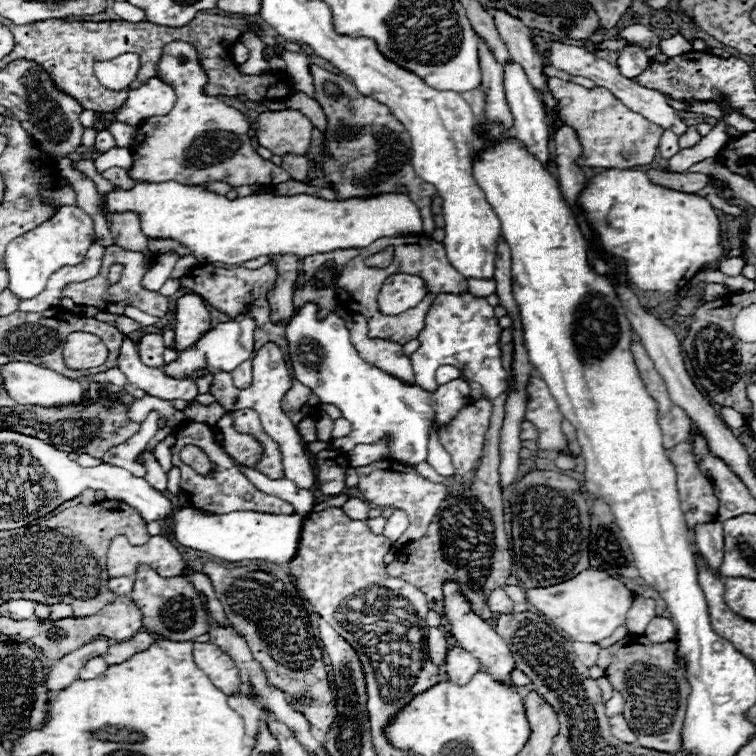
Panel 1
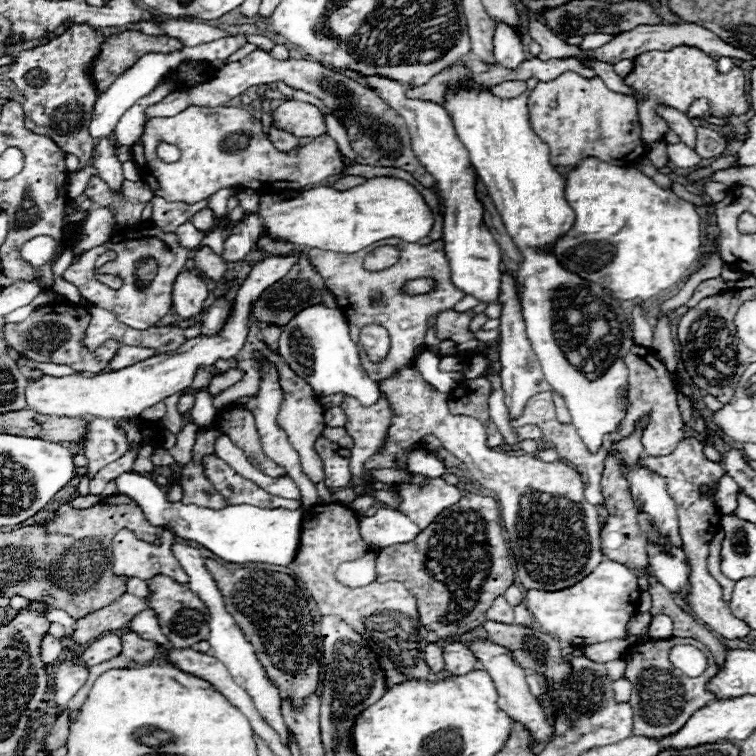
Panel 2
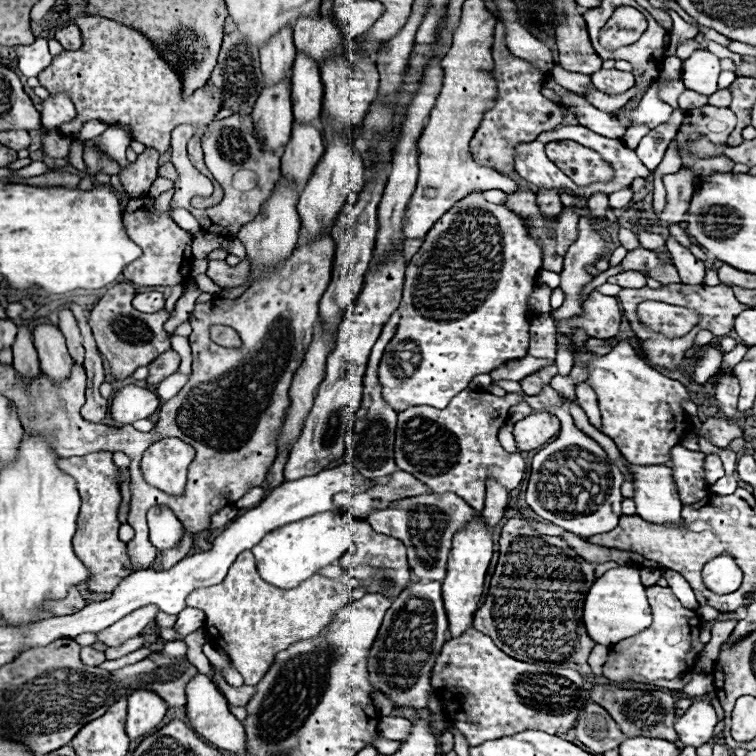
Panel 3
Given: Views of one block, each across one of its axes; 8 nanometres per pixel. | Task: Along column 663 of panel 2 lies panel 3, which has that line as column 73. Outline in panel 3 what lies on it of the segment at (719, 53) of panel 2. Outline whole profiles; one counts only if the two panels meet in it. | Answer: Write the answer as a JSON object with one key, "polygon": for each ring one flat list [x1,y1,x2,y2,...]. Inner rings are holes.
{"polygon":[[70,24,64,30,56,32,56,40,64,46,64,50,74,50,74,48,82,46,82,32,78,26]]}

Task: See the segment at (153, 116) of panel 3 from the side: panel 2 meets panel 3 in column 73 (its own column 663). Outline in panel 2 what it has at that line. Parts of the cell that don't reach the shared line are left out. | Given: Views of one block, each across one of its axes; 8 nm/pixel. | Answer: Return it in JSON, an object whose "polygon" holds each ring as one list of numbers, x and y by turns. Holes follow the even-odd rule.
{"polygon":[[678,46,674,50,654,50,638,55,634,59,634,70,624,78,628,86,636,88,640,94,648,94,648,100,638,100,640,104,640,124,642,124,642,140,658,142,664,138,668,126,666,122,654,114,654,106,658,102,688,112,690,104,698,98,706,98,710,102,710,114,716,118,724,116,742,116,750,112,750,102,746,94,746,76,744,70,732,66,730,72,720,74,718,64,712,56,704,54,698,48]]}

